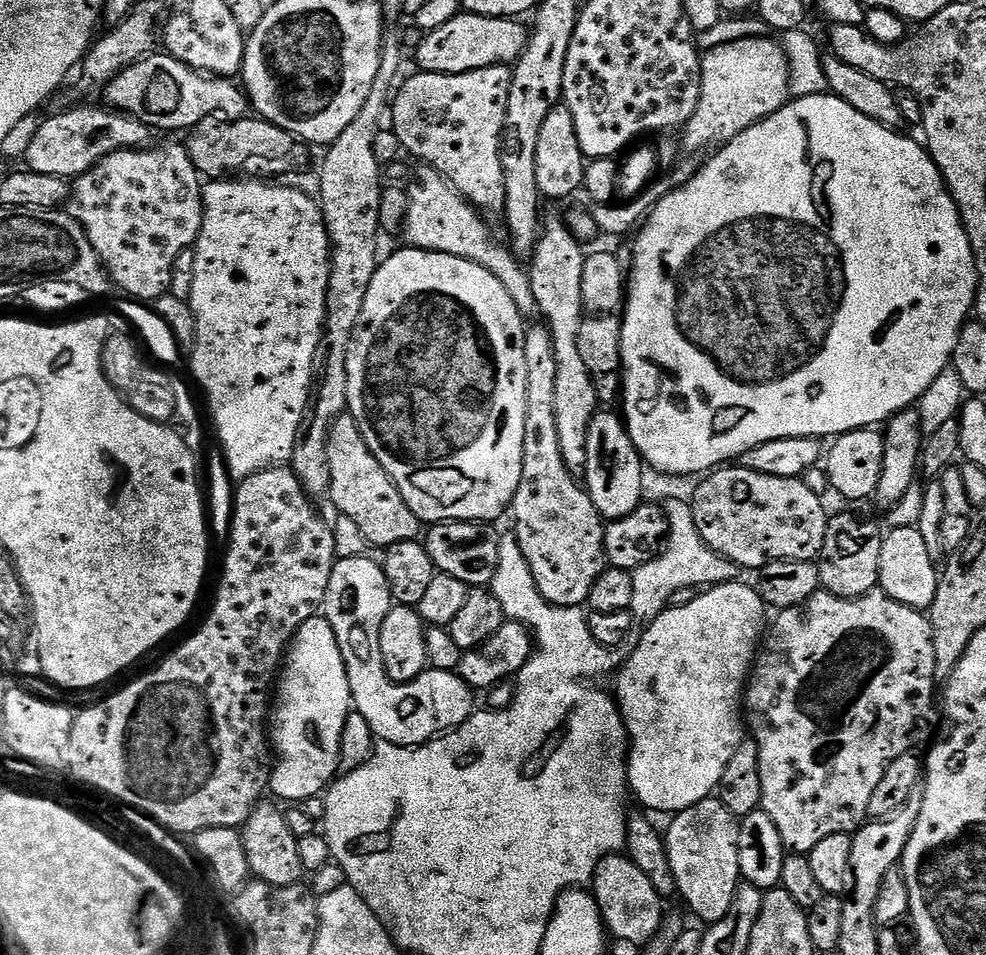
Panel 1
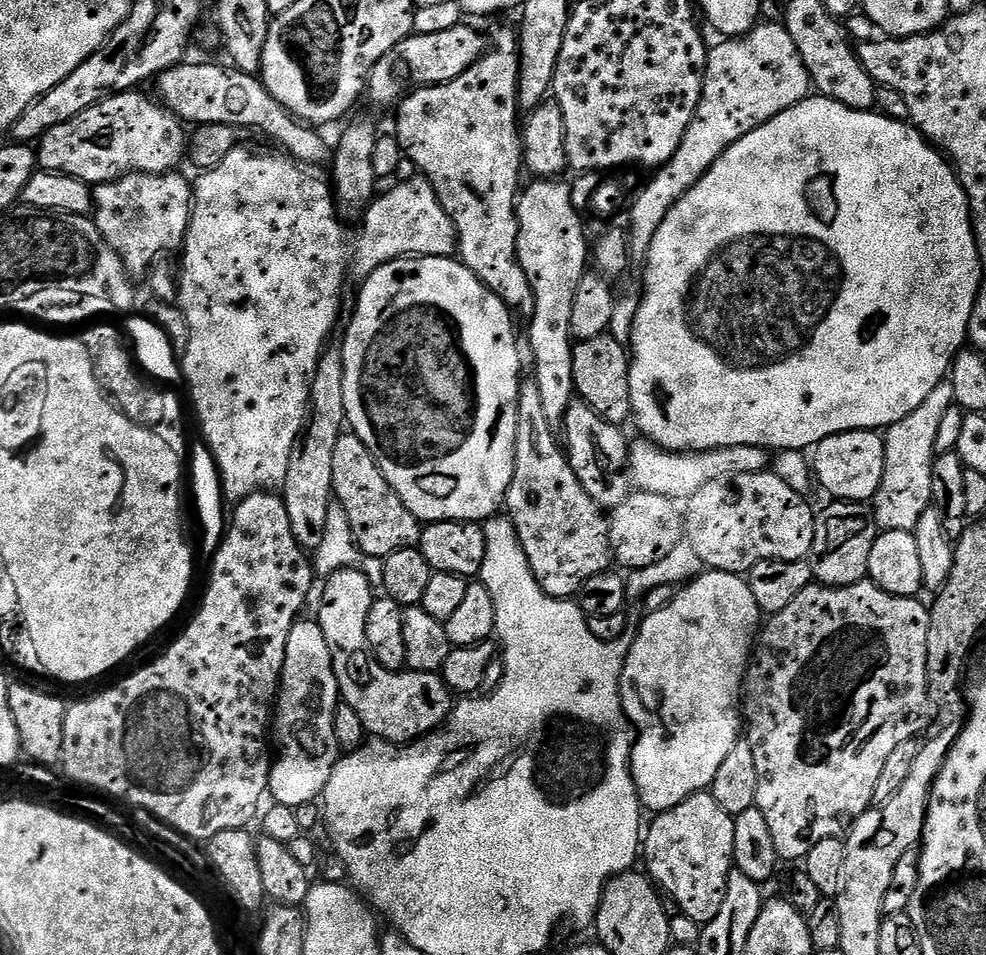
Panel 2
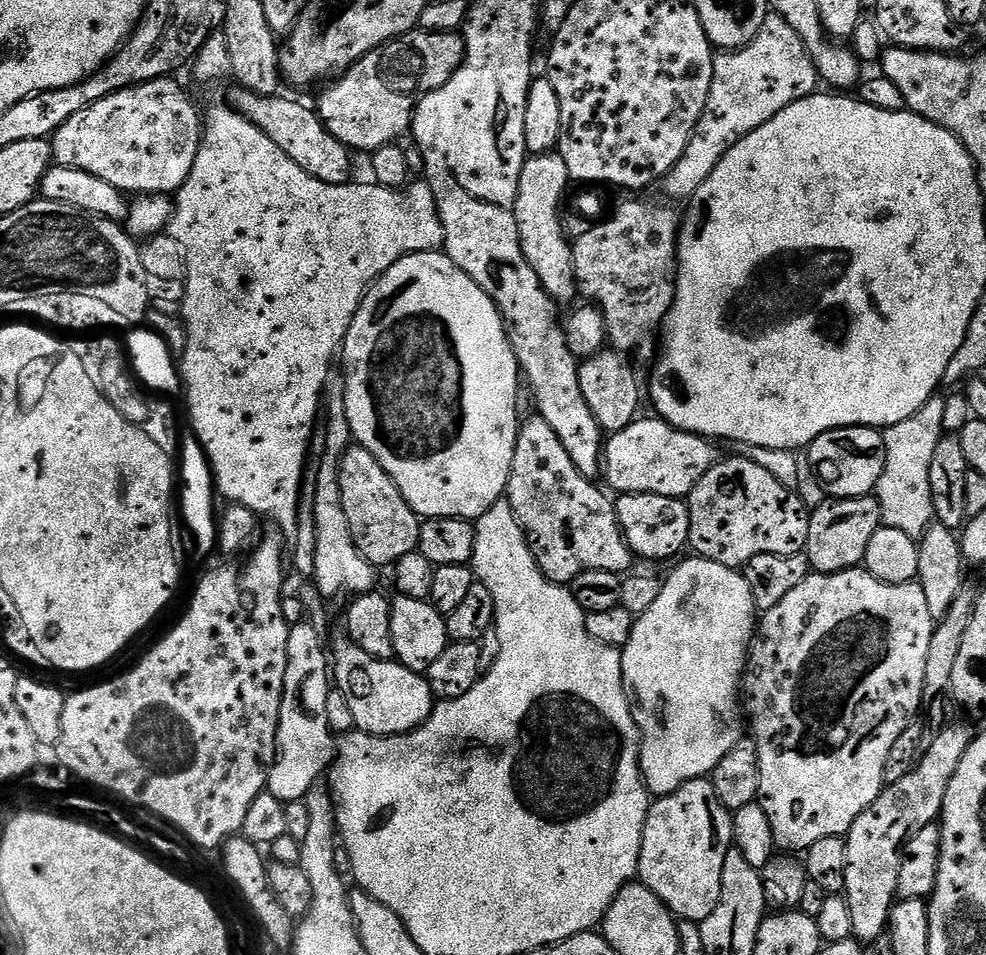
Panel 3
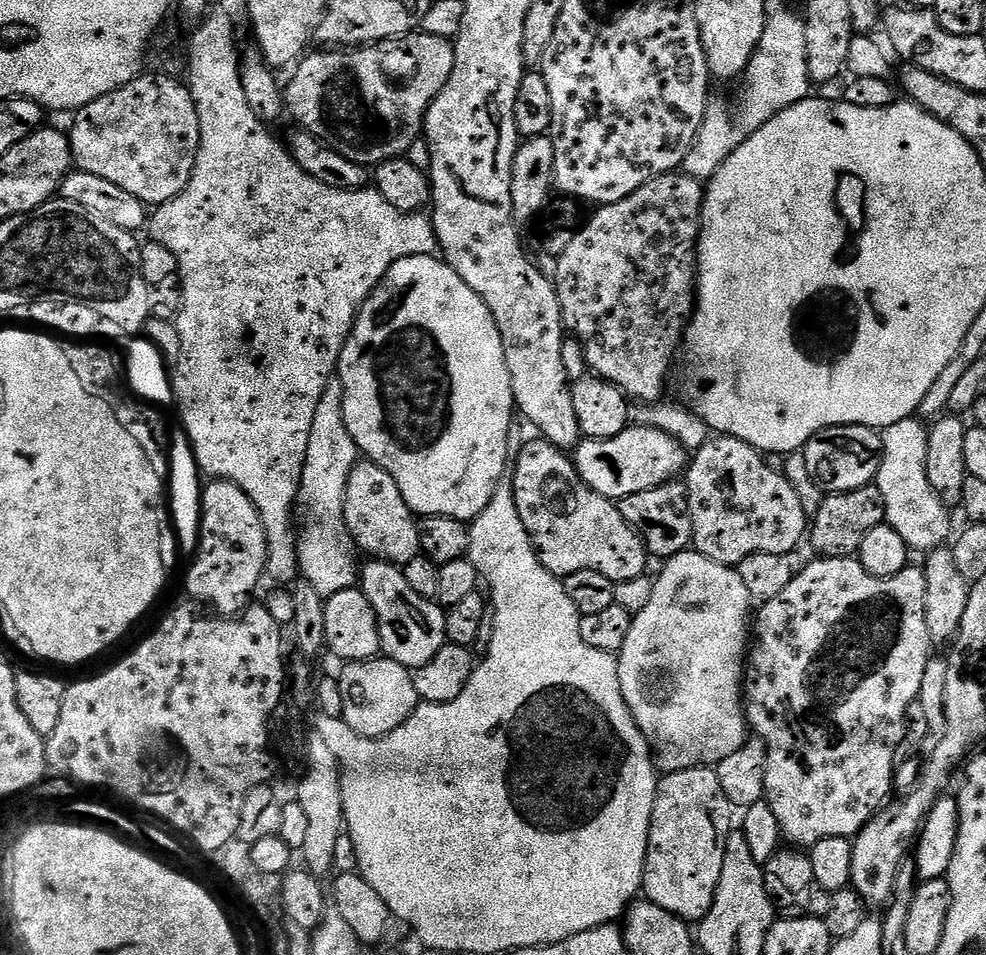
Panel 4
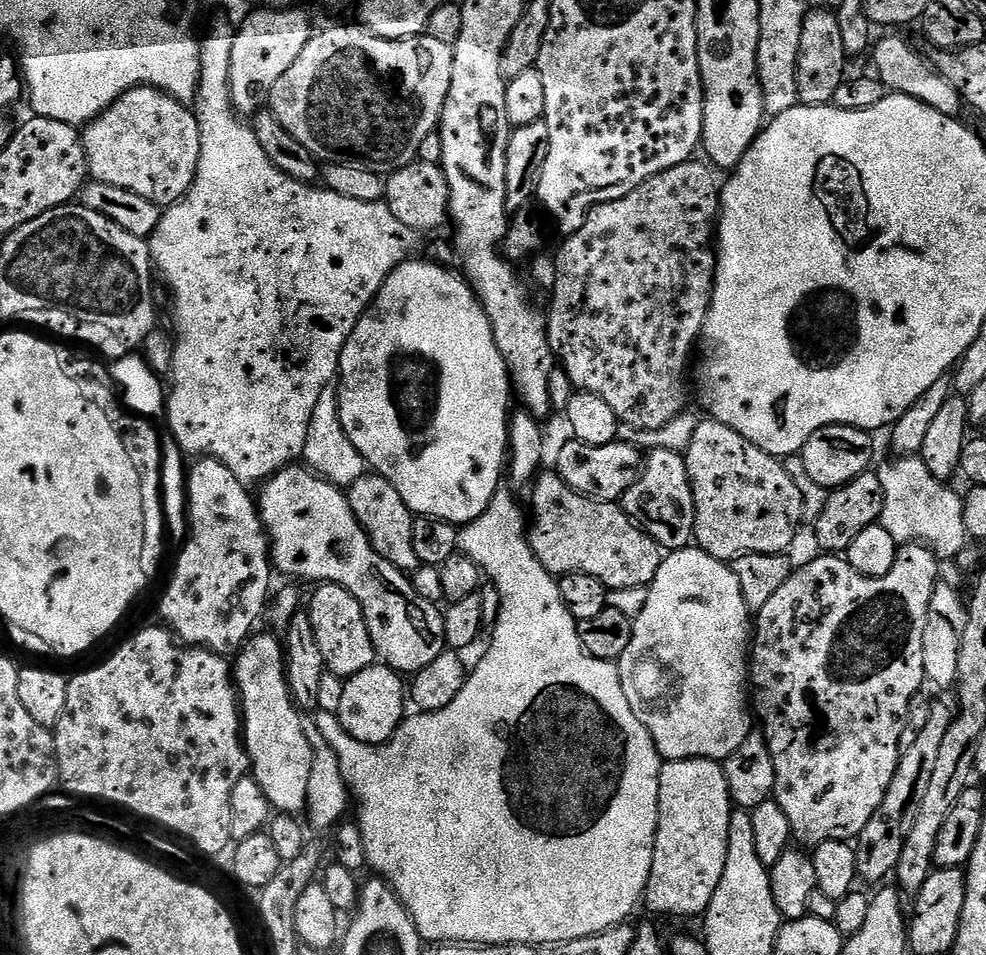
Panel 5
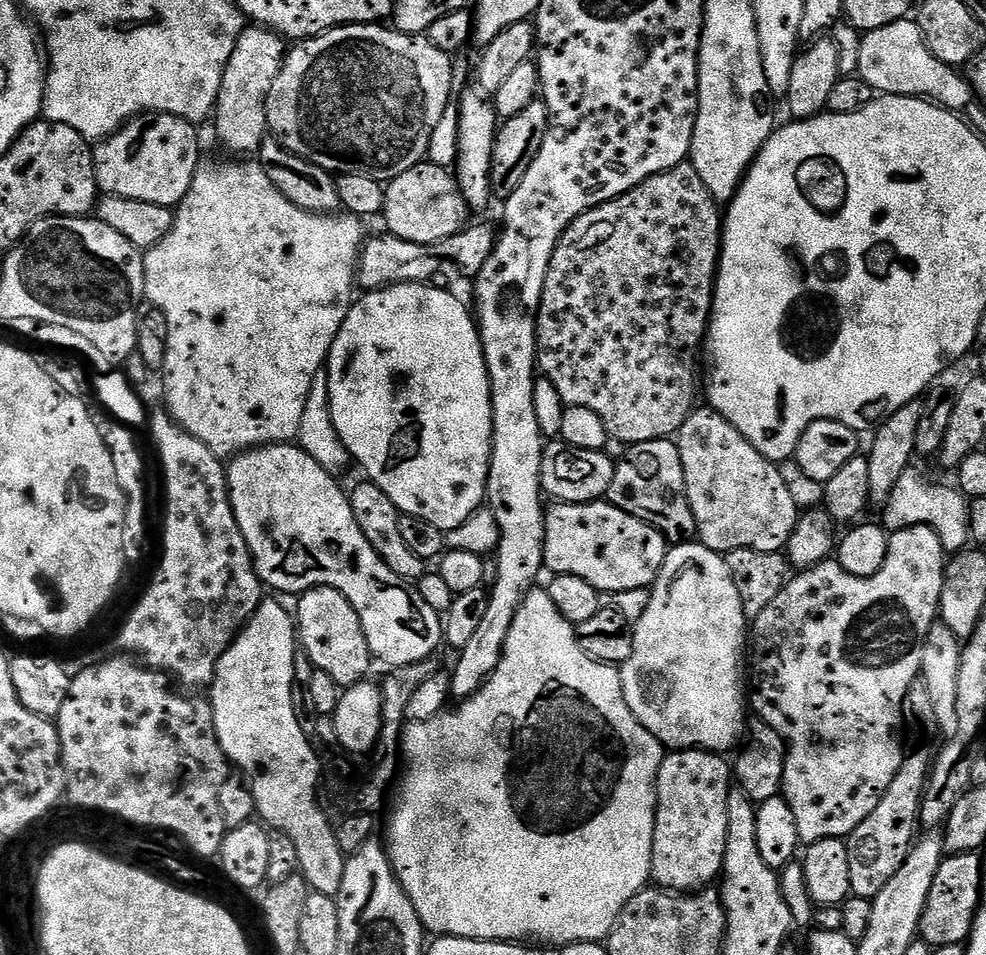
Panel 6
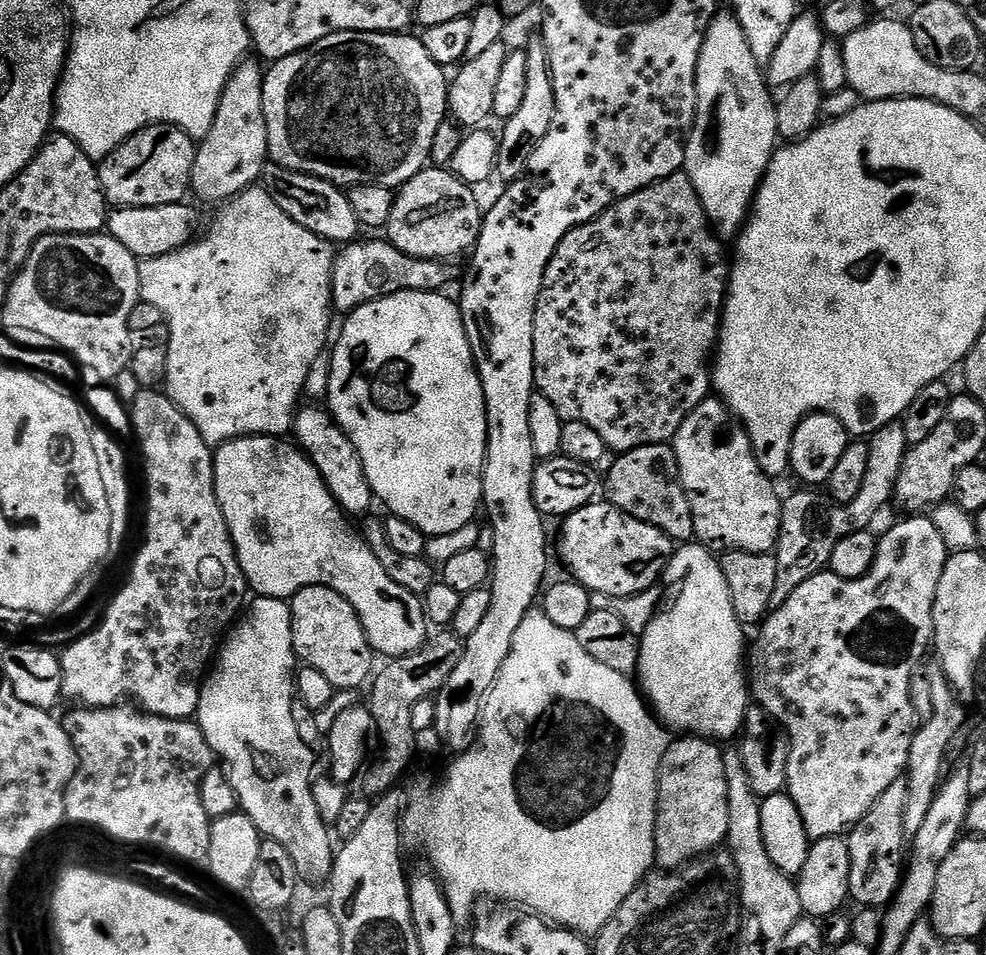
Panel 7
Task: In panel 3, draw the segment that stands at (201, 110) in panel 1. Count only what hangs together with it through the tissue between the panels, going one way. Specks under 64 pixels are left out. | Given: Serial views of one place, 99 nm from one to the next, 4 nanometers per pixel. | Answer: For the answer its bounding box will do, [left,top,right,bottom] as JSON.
[228,86,353,184]

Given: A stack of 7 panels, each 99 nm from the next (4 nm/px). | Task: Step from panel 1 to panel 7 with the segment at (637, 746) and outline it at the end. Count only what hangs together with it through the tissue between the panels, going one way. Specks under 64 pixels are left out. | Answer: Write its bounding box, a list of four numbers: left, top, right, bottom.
[635,542,750,742]

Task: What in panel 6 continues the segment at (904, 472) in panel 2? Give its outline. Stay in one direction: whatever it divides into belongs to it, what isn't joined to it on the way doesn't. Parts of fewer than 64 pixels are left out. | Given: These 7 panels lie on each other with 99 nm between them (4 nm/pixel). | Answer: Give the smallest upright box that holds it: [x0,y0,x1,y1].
[882,470,970,554]

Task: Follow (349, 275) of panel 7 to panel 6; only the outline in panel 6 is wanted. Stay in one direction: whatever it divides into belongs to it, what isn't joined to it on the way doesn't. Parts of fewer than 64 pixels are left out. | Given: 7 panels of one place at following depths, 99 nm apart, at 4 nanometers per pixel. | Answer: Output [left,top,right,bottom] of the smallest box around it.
[358,226,494,298]

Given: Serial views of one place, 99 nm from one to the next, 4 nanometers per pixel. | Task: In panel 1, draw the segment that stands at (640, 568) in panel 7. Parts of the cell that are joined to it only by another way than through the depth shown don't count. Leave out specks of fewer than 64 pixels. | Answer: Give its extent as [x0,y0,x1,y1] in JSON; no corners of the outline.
[510,322,606,608]

